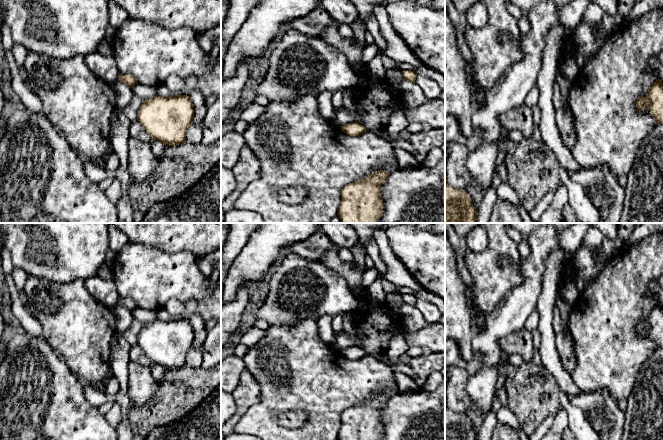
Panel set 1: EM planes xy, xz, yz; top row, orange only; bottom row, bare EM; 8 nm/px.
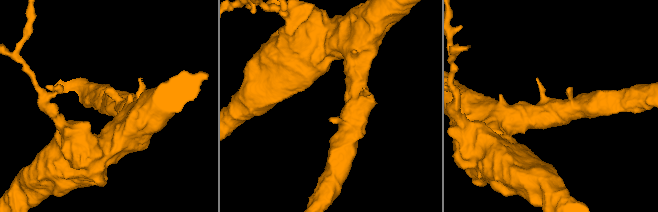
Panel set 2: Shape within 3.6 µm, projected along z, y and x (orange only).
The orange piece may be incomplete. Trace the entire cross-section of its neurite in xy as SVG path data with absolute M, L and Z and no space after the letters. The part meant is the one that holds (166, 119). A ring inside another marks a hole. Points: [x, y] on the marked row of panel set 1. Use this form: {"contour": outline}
{"contour": "M155 96L144 100L137 120L153 140L174 146L185 142L193 116L194 107L189 96Z"}

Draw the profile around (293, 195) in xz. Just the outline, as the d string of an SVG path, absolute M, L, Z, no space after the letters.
M301 186L289 187L279 191L278 193L279 200L286 204L301 203L306 198L306 196L307 191Z

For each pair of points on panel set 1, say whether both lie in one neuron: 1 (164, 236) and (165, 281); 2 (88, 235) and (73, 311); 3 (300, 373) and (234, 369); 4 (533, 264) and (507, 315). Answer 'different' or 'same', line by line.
1: different
2: different
3: different
4: same

